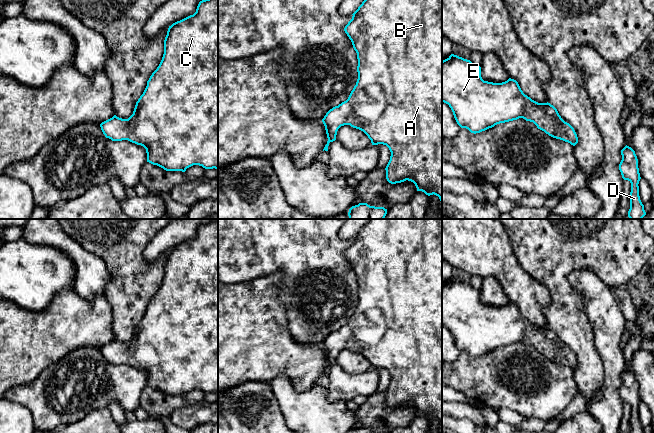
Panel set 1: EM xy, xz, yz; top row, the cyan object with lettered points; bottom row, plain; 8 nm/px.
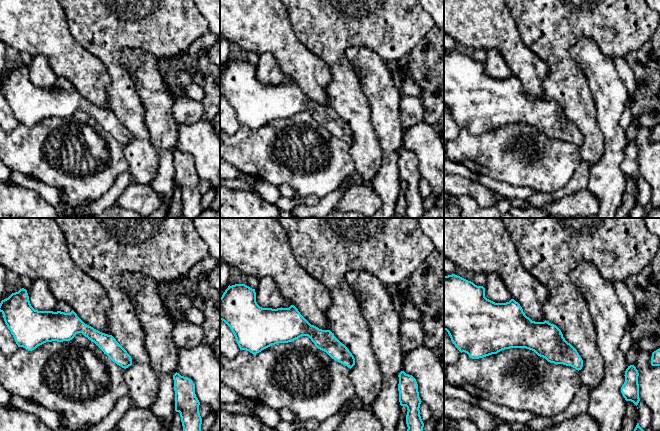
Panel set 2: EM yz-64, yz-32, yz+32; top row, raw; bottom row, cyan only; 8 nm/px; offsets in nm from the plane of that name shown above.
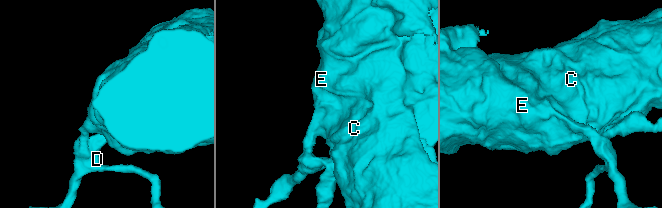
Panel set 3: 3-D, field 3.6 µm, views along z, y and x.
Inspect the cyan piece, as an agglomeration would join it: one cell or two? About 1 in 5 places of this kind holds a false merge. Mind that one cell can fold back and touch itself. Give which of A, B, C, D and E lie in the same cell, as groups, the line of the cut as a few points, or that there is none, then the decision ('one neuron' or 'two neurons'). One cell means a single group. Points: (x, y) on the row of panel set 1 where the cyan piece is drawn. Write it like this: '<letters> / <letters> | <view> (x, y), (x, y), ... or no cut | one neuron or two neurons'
A B C D E | no cut | one neuron

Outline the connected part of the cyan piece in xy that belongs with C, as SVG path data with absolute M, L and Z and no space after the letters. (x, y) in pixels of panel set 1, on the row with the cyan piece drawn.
M202 0L196 12L169 26L164 54L128 119L114 115L100 124L106 138L128 140L146 149L147 162L166 171L182 171L193 165L218 169L218 0Z

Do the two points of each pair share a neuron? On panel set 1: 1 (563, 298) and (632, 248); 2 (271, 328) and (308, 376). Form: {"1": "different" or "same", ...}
{"1": "same", "2": "same"}

